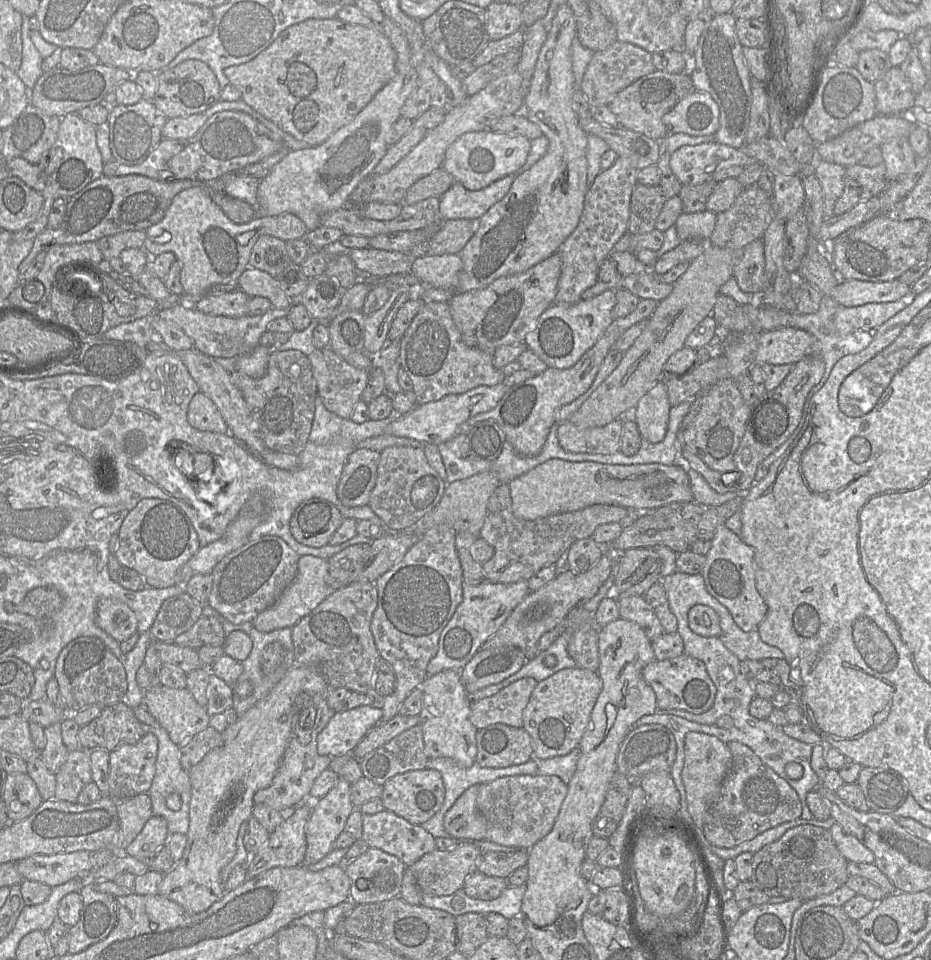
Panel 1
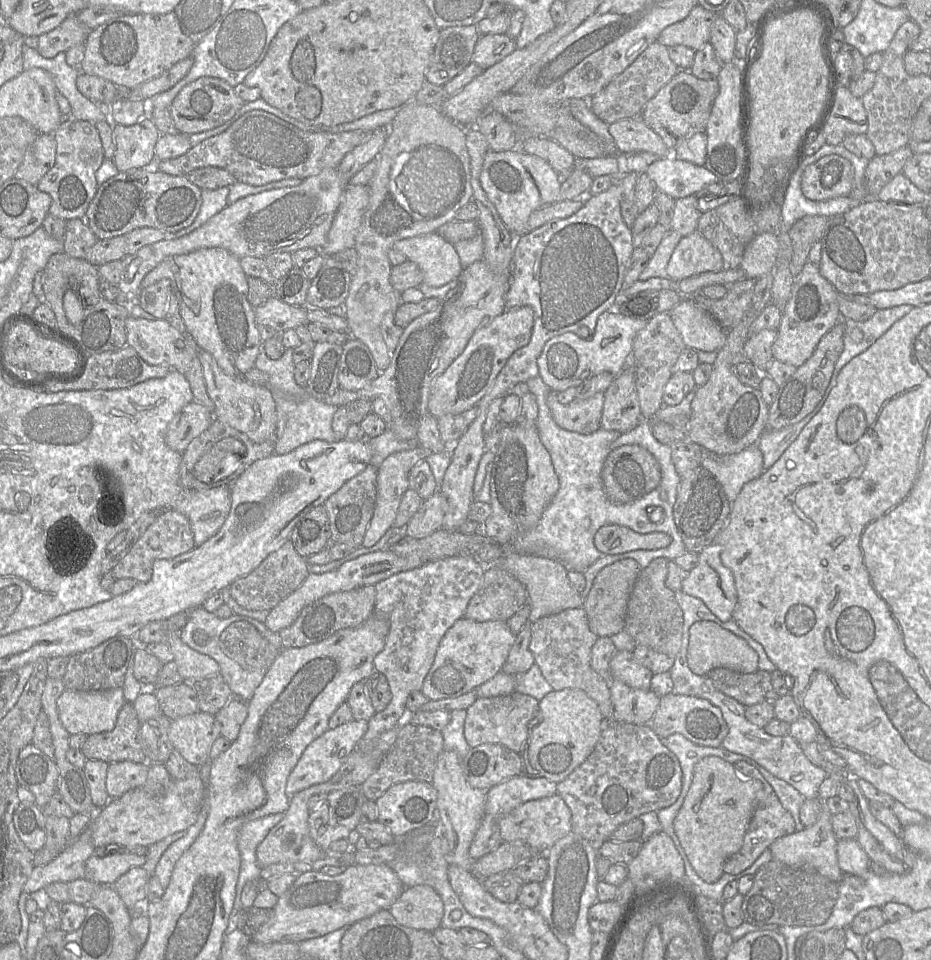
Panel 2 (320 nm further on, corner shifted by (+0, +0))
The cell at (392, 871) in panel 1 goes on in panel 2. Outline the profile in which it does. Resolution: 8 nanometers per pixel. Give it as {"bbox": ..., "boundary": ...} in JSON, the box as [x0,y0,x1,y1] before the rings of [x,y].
{"bbox":[499,793,572,853],"boundary":[[[556,793],[519,805],[500,820],[499,828],[503,842],[523,843],[546,853],[557,840],[572,832],[572,814],[562,797]]]}

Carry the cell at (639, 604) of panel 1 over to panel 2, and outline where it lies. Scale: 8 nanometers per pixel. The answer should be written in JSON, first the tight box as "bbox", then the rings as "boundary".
{"bbox":[610,651,653,690],"boundary":[[[617,651],[610,662],[610,679],[618,679],[635,689],[650,690],[653,675],[630,651]]]}

